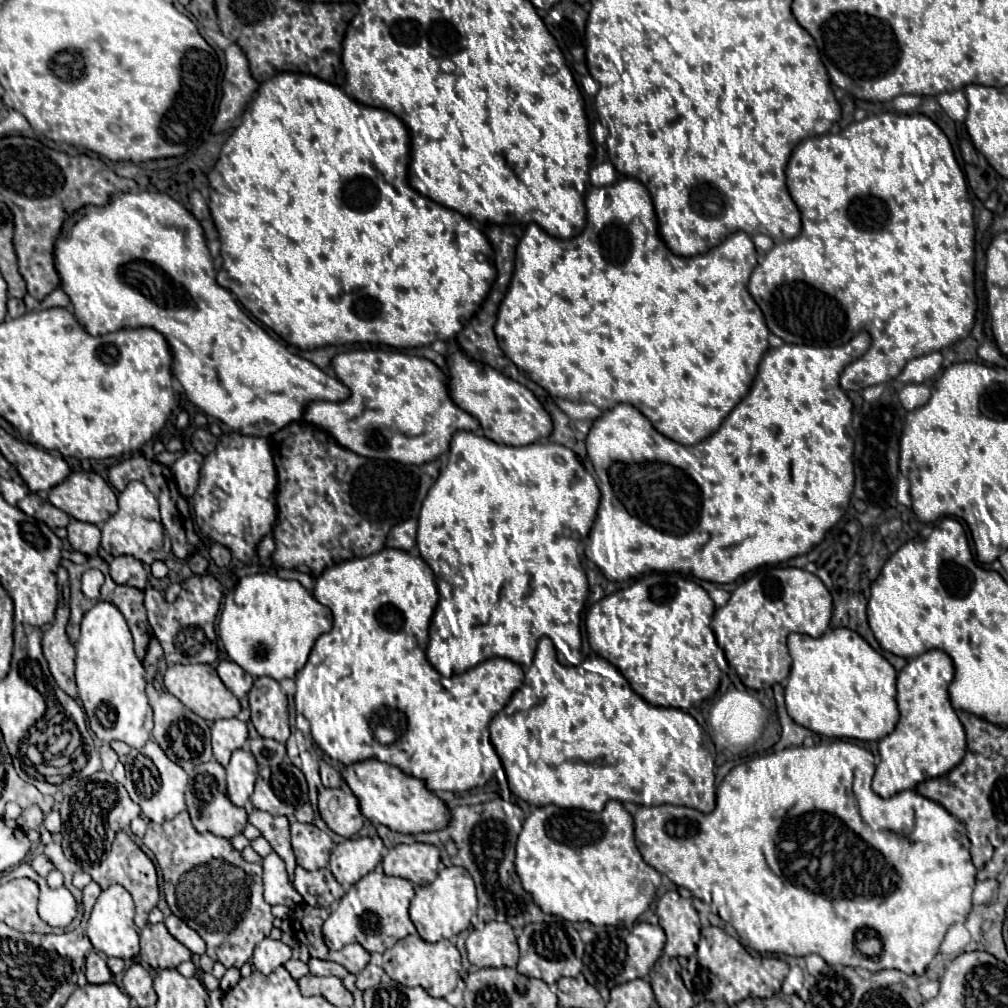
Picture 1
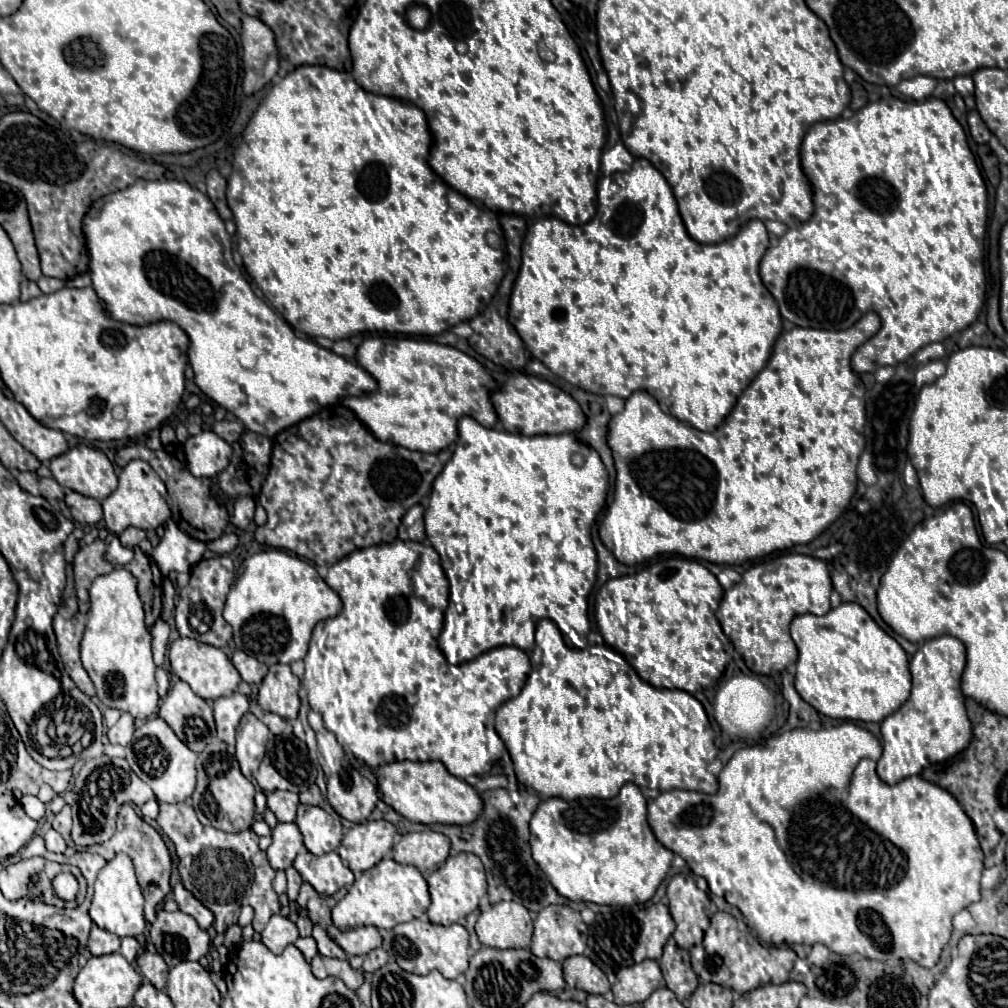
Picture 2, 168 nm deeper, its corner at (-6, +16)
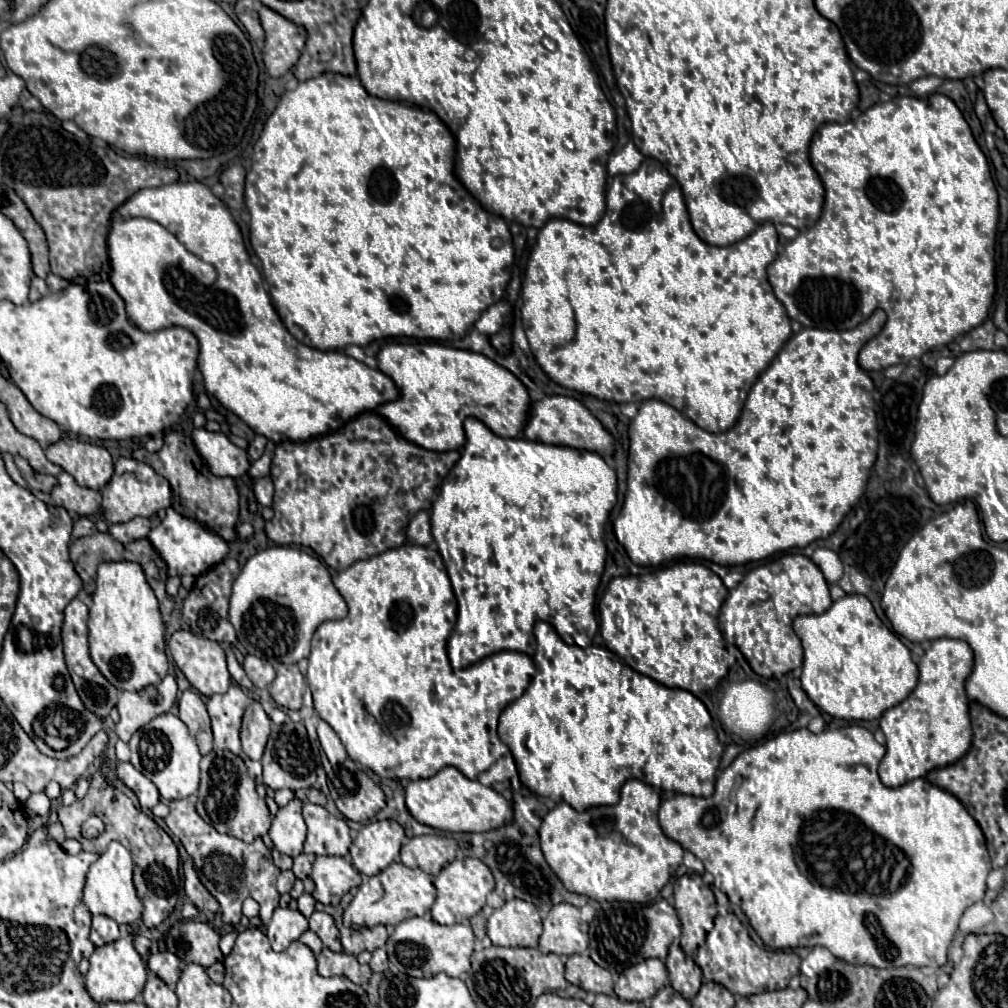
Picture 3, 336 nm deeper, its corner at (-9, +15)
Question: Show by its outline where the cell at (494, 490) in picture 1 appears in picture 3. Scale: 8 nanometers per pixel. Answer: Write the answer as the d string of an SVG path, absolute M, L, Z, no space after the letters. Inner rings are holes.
M468 417L464 421L464 431L466 431L466 445L464 453L454 465L454 469L448 473L446 481L442 483L438 497L432 505L432 537L438 543L438 551L444 557L444 565L448 569L450 579L456 583L456 589L460 587L462 593L466 593L466 611L462 605L458 605L458 619L452 629L452 637L448 641L448 659L452 667L462 669L468 667L492 653L512 649L520 651L526 655L532 655L532 645L534 645L534 635L532 627L536 621L546 621L554 625L558 635L578 647L586 648L592 643L594 629L598 631L598 619L596 619L596 587L600 583L602 571L604 571L606 557L608 555L604 540L604 526L609 520L612 507L616 505L616 473L606 465L606 461L594 453L594 451L584 451L584 449L572 449L572 447L562 447L562 445L546 445L538 441L526 441L522 437L514 439L504 439L492 433L482 421Z

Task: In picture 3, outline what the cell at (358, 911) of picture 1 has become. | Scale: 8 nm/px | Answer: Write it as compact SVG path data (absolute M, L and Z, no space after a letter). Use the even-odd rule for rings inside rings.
M390 863L380 873L368 877L356 891L354 899L344 911L346 927L374 927L374 925L398 925L410 917L424 917L436 897L432 877L422 869L410 869L402 863Z

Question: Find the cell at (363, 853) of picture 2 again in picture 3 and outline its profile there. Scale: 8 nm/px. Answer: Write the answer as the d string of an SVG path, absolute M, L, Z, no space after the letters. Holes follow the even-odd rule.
M386 819L364 825L350 847L352 865L362 875L376 875L398 859L402 837L404 829L396 821Z

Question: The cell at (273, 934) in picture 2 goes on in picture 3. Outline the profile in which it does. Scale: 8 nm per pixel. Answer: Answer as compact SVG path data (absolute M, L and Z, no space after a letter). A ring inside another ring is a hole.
M278 907L272 915L270 925L266 927L266 935L268 935L274 951L284 951L306 929L308 929L308 921L300 911Z

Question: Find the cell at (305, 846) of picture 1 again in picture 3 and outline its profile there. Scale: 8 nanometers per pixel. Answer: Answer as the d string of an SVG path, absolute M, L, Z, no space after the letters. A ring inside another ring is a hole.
M314 803L302 805L302 815L308 825L304 853L312 855L348 855L352 843L350 829L344 819L330 815L324 807Z

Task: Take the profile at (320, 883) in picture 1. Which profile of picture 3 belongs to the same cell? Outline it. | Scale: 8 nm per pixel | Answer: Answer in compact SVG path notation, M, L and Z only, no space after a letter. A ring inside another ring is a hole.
M316 857L312 861L312 873L310 873L312 881L316 883L316 889L314 889L314 899L324 903L324 905L338 905L342 895L348 893L352 887L358 887L360 885L360 873L342 857Z

